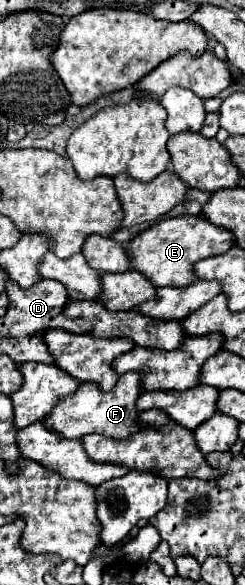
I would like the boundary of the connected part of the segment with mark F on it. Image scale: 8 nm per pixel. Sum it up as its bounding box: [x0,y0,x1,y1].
[44,373,142,439]

